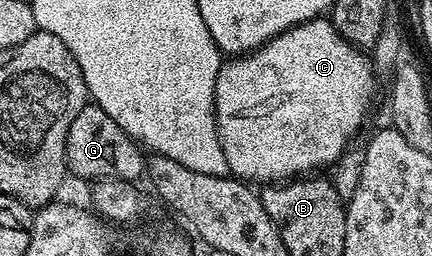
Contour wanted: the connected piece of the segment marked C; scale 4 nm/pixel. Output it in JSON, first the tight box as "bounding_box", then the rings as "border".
{"bounding_box":[215,18,377,186],"border":[[[327,18],[306,20],[295,28],[285,29],[280,36],[274,36],[268,44],[263,44],[238,58],[228,59],[217,74],[215,121],[219,127],[221,146],[225,150],[225,162],[230,175],[255,186],[275,186],[280,182],[290,181],[300,174],[311,174],[316,170],[323,170],[326,164],[335,166],[354,141],[351,139],[358,134],[359,127],[363,124],[363,115],[371,108],[371,99],[375,96],[375,74],[377,74],[377,68],[372,57],[362,47],[350,44]]]}

